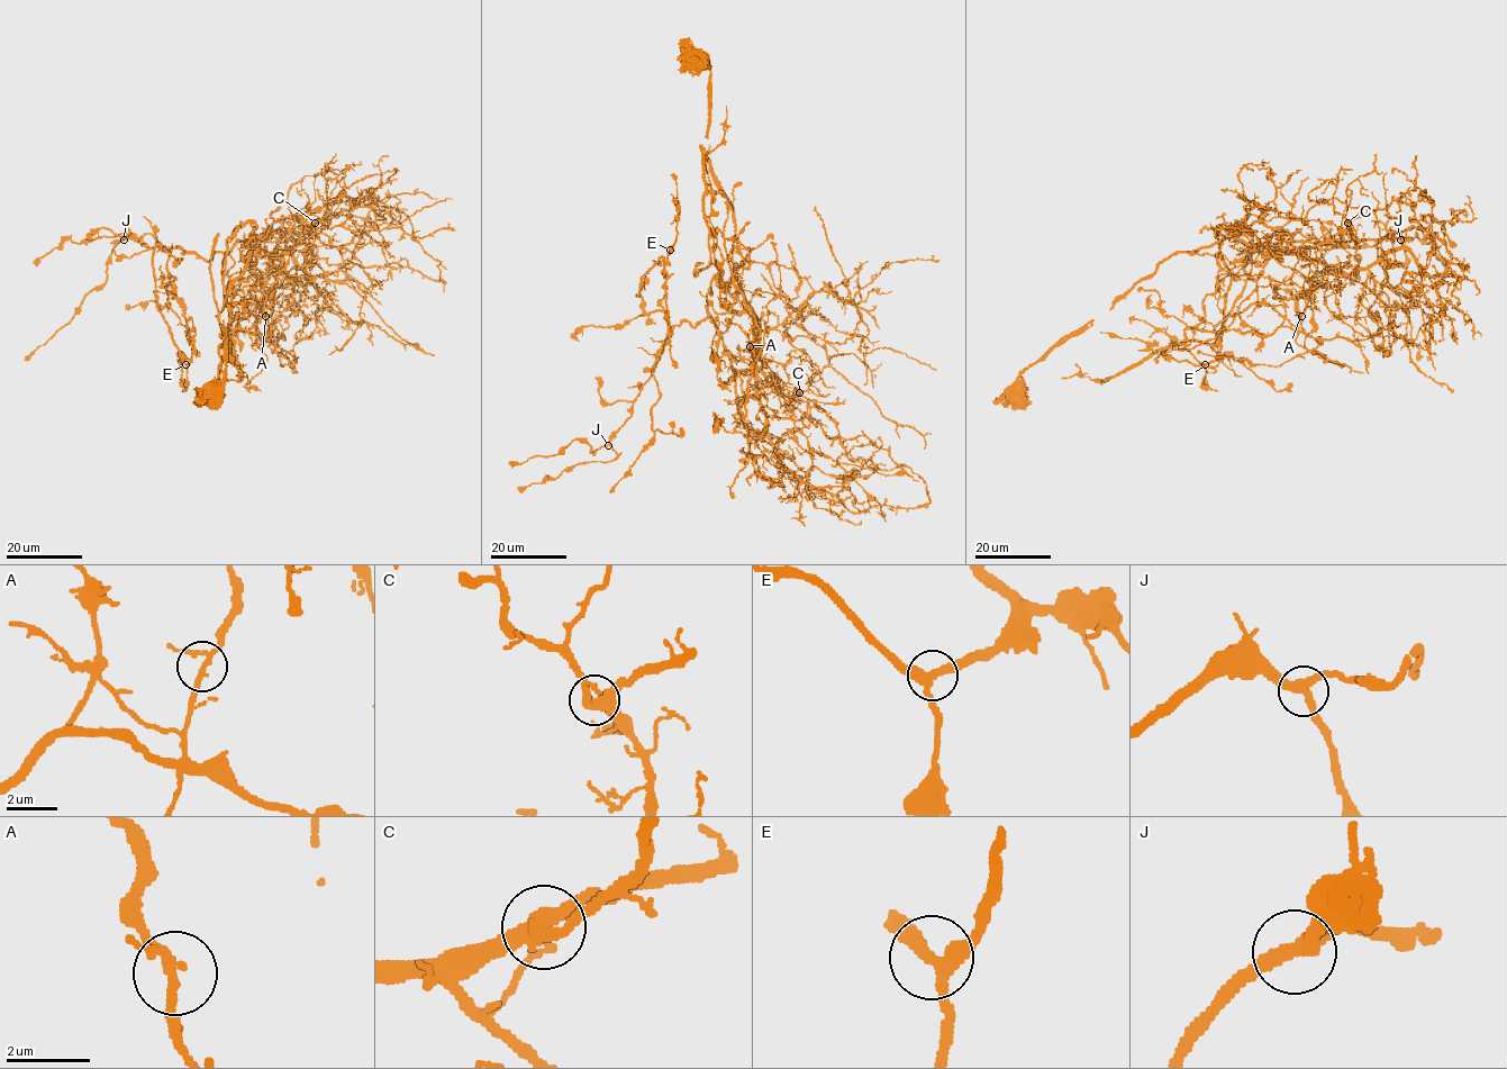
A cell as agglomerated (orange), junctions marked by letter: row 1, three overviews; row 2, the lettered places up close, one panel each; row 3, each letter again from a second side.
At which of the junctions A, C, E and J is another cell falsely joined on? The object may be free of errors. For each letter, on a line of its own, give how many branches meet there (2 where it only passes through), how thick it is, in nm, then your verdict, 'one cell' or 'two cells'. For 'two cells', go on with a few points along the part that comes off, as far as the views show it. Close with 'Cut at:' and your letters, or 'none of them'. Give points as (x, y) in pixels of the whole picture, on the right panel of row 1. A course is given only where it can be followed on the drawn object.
A: 3 branches meet; 180 nm thick; two cells; foreign part runs (1300, 316), (1298, 329), (1268, 335), (1195, 329), (1223, 239), (1242, 233), (1254, 248), (1228, 245)
C: 3 branches meet; 360 nm thick; one cell
E: 3 branches meet; 280 nm thick; one cell
J: 3 branches meet; 320 nm thick; one cell
Cut at: A

